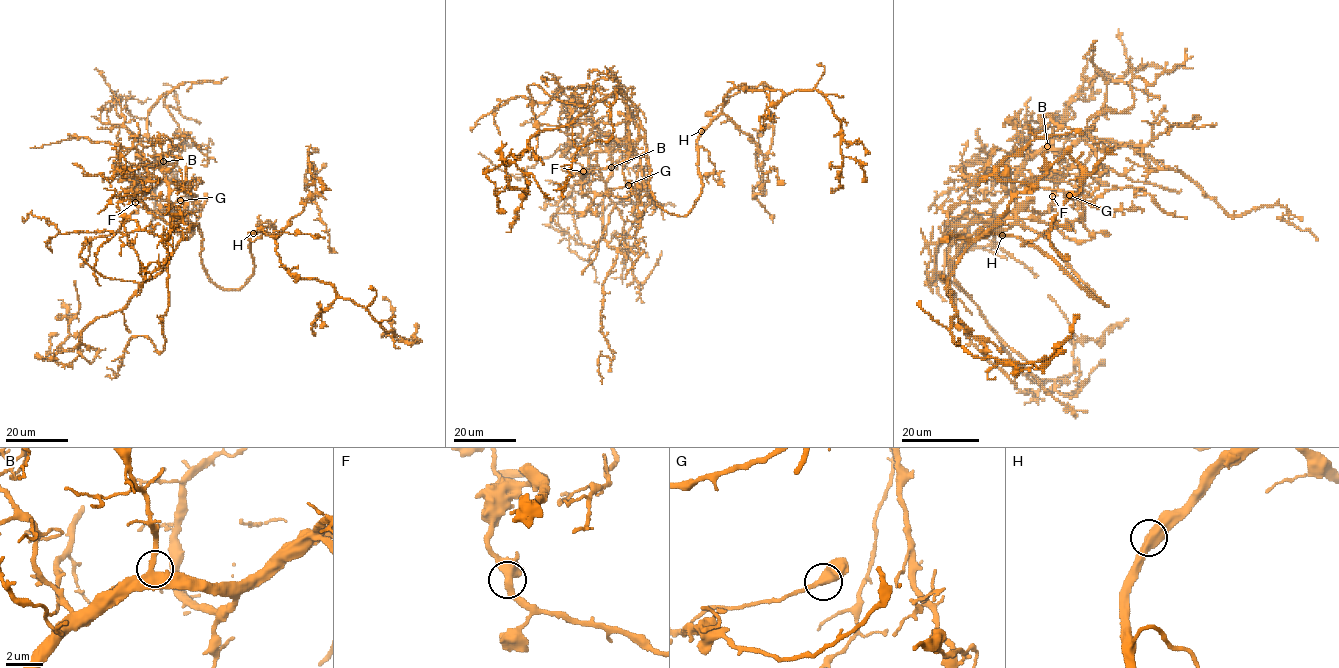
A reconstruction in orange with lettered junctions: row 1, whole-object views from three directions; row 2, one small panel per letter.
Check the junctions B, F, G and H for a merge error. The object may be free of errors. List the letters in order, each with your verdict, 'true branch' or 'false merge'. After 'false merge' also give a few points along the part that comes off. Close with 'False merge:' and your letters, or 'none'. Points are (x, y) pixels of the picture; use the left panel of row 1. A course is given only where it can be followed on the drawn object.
B: true branch
F: true branch
G: true branch
H: true branch
False merge: none

